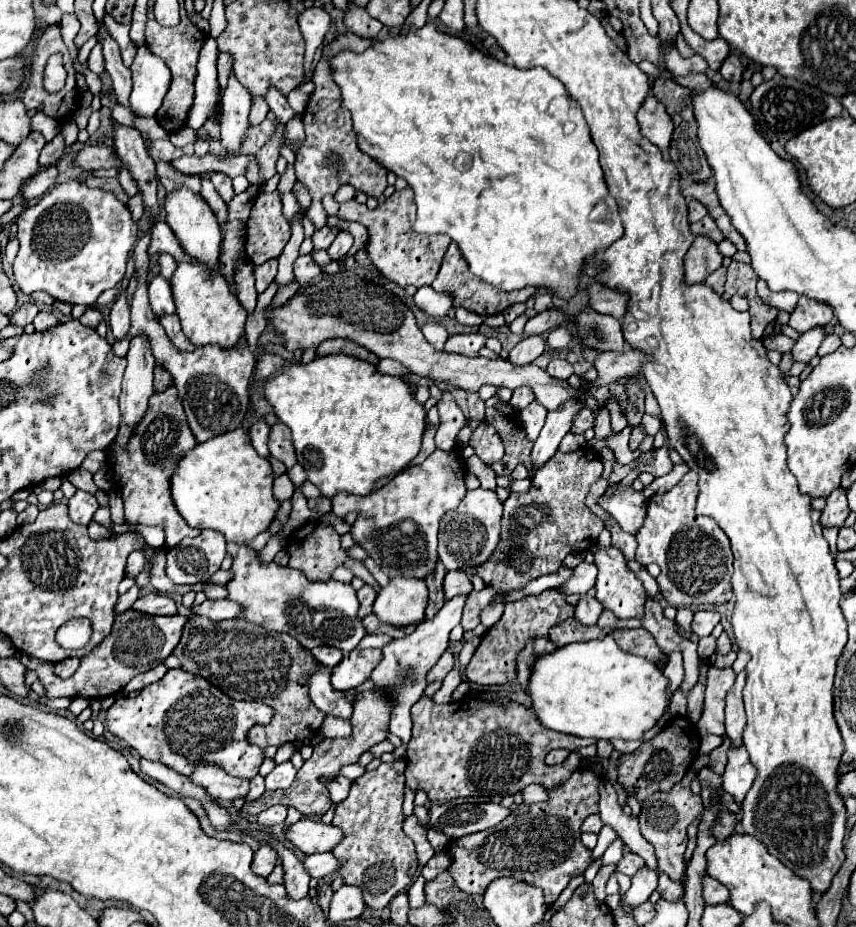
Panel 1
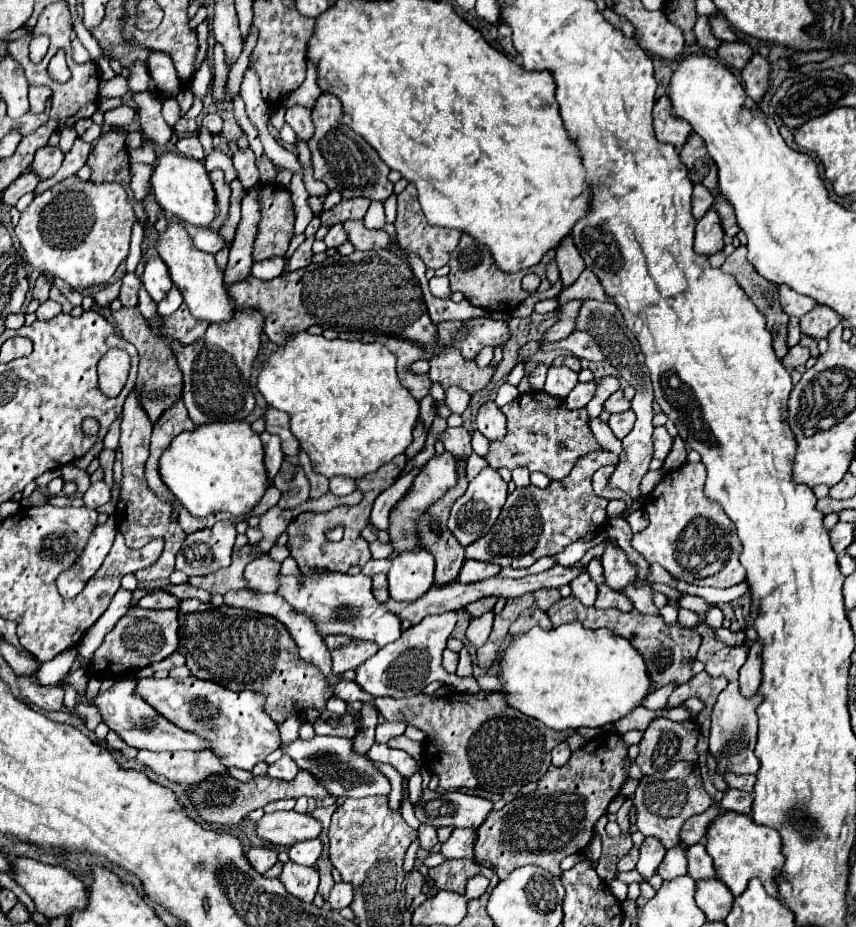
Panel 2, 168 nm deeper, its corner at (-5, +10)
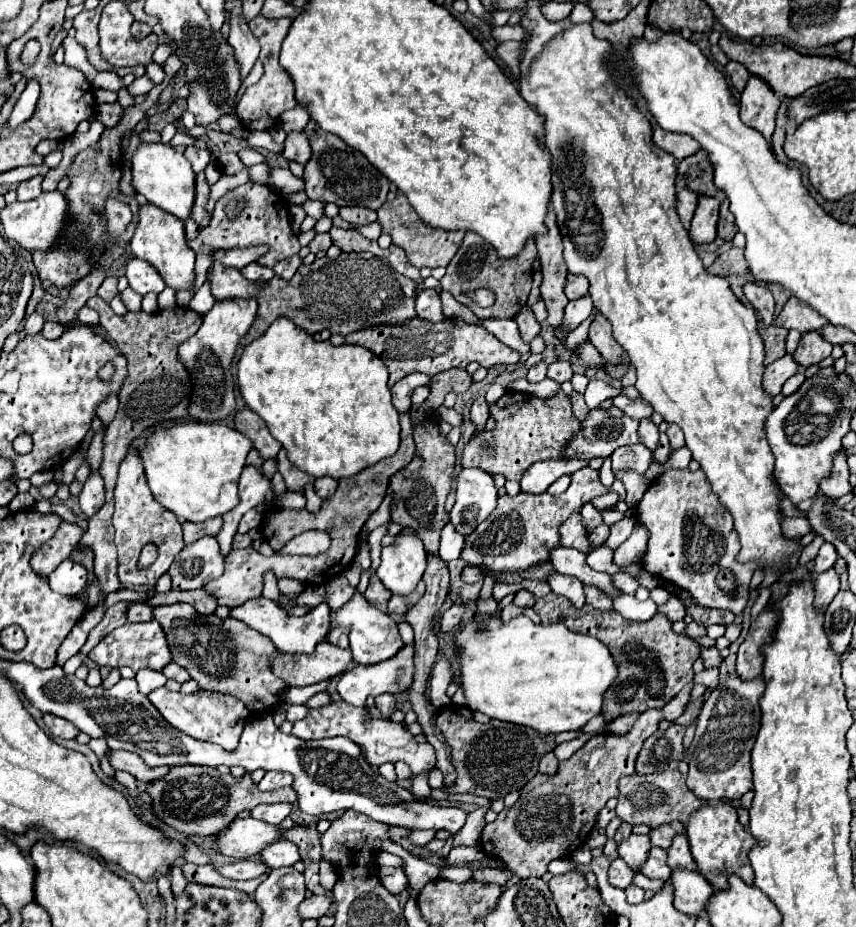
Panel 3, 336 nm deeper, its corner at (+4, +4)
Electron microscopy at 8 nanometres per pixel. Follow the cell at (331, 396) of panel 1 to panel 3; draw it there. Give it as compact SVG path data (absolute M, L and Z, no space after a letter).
M277 319L265 335L261 335L259 339L255 339L253 343L249 343L237 363L237 377L239 377L239 387L241 387L241 395L243 395L243 401L247 403L247 407L251 411L255 411L265 423L267 427L271 429L271 435L285 447L287 451L287 457L293 465L297 465L301 471L305 471L307 475L319 479L319 477L333 477L333 479L343 479L343 477L353 477L357 473L361 473L363 469L379 463L381 459L387 459L391 455L397 453L399 449L399 413L397 409L393 407L391 403L391 391L389 391L389 385L387 385L387 377L389 377L389 371L387 371L387 365L375 355L375 353L369 353L369 349L365 347L357 347L357 345L331 345L329 341L323 341L323 343L317 343L313 341L311 335L307 335L303 329L299 331L297 325L293 325L293 321L289 319Z

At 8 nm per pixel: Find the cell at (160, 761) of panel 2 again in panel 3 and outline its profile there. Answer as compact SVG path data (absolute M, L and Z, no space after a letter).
M109 751L109 755L113 769L123 769L131 773L139 783L153 783L157 779L163 779L171 769L167 765L151 769L141 761L141 757L137 757L137 753L129 753L129 751Z

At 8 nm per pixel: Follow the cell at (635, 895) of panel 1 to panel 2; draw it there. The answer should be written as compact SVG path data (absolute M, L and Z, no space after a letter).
M644 837L644 843L640 845L640 859L636 863L636 869L644 875L644 879L650 879L656 873L656 867L662 863L666 849L658 839Z

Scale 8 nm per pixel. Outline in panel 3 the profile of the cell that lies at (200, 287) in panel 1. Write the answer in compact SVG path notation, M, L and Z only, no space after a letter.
M145 205L139 209L139 223L137 223L137 229L135 229L135 235L129 243L131 247L131 253L133 257L137 259L145 259L147 263L151 263L157 273L165 279L167 287L175 289L175 291L183 291L183 289L191 289L193 283L195 283L195 251L187 245L187 239L185 239L185 229L183 229L183 223L161 211L161 209L155 209L153 205Z

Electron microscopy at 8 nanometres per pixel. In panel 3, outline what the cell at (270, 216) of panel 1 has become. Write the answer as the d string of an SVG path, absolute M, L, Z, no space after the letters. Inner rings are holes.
M245 183L229 193L225 193L217 203L215 203L215 209L211 213L211 221L207 227L201 229L199 237L189 241L191 243L191 249L195 249L195 255L197 255L197 263L195 263L195 287L193 291L179 291L177 293L177 303L181 307L187 307L187 303L191 301L191 297L195 295L195 291L201 287L201 279L207 275L209 267L211 267L211 261L209 261L209 249L211 247L219 247L219 249L231 249L231 247L239 247L239 249L247 249L247 247L259 247L259 245L267 245L269 251L265 255L261 255L257 259L259 265L265 265L265 267L273 267L275 263L291 257L291 255L297 255L299 253L299 241L297 237L291 233L291 227L289 227L289 207L287 207L287 201L281 193L277 193L275 189L267 187L267 185L257 185L257 183ZM229 203L239 203L243 205L243 211L235 217L235 219L229 219L227 213L225 213L225 207Z

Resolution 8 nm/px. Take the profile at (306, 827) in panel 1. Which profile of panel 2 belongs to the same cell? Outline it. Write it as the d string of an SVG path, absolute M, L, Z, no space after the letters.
M276 811L256 821L256 835L272 845L292 845L306 839L316 839L320 823L296 811Z

